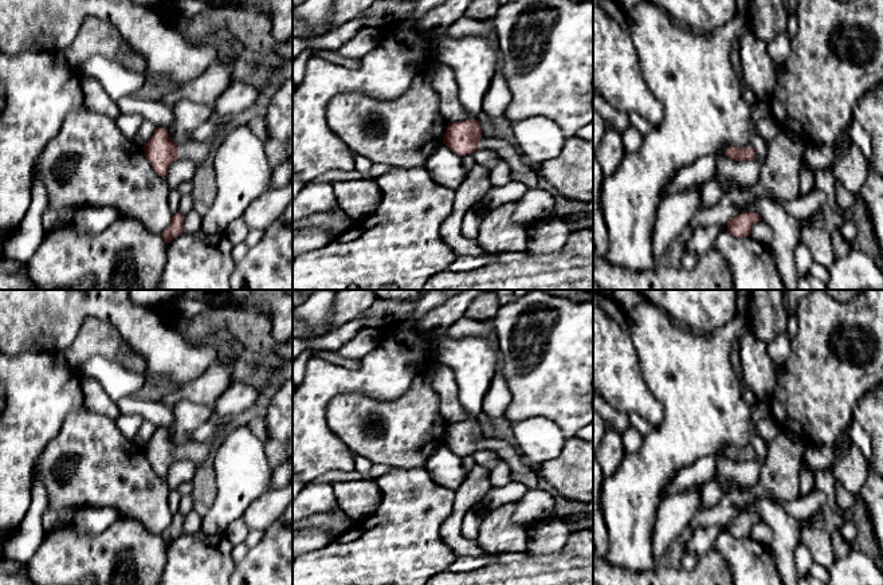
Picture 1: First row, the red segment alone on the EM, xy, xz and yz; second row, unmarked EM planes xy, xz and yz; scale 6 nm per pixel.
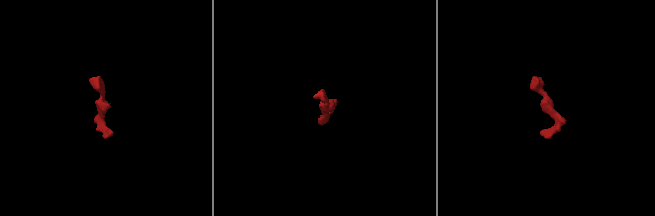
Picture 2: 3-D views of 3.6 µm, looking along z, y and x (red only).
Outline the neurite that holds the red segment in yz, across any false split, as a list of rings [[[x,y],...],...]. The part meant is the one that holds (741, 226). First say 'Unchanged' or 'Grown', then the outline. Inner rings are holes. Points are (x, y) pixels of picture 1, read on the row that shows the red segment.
Unchanged. [[[756,212],[737,215],[727,223],[727,232],[735,237],[749,237],[753,225],[761,220]]]

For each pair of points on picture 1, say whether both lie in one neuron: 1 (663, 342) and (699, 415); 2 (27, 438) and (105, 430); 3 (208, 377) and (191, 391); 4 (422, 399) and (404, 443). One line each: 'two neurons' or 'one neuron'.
1: one neuron
2: two neurons
3: one neuron
4: one neuron

